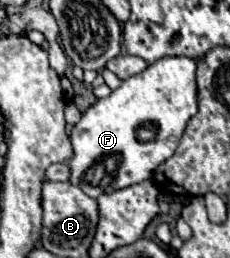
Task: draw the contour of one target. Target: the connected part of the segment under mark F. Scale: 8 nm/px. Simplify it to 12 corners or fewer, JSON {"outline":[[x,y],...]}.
{"outline":[[168,57],[72,127],[88,197],[152,177],[198,111],[196,61]]}

